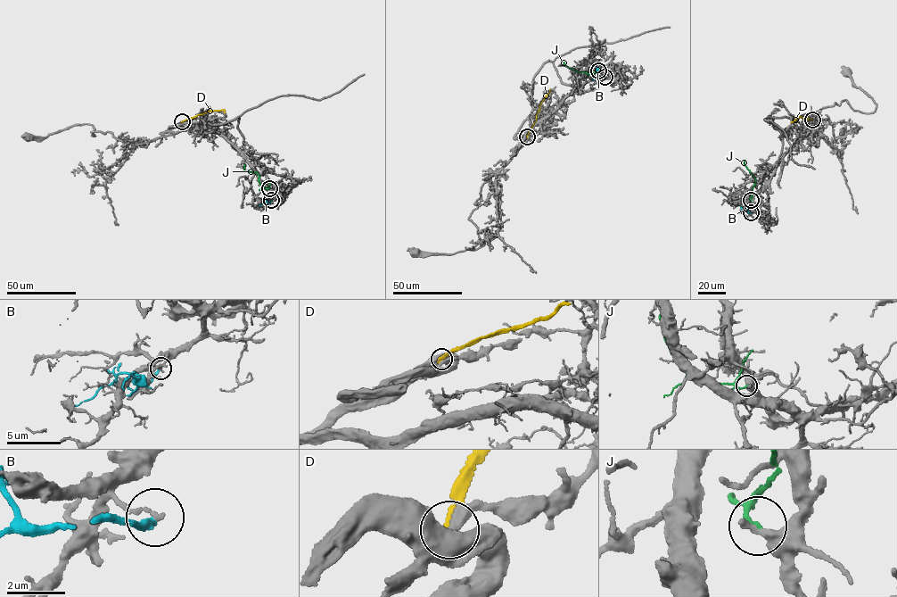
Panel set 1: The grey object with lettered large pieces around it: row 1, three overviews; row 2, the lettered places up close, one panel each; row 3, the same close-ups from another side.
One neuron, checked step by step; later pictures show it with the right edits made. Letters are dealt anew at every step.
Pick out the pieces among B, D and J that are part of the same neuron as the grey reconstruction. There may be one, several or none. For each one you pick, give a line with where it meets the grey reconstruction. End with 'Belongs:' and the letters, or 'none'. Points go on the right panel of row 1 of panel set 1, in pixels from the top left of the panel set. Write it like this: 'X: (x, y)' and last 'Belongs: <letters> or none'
Belongs: none

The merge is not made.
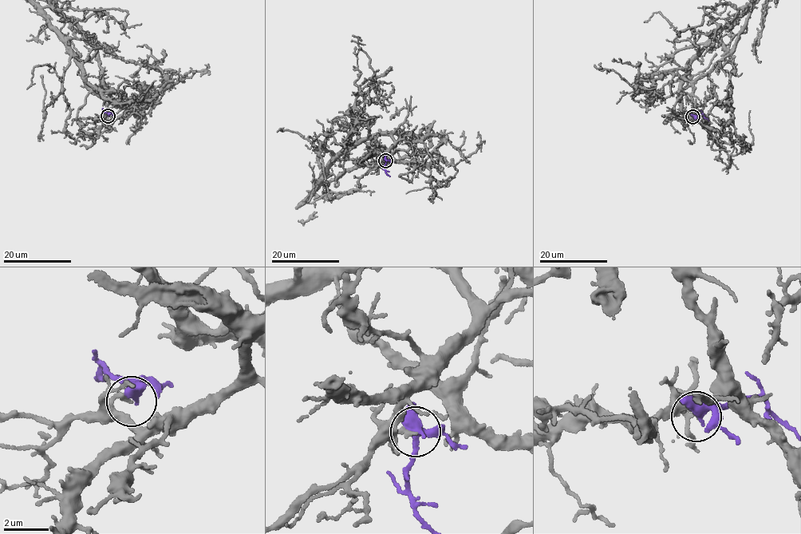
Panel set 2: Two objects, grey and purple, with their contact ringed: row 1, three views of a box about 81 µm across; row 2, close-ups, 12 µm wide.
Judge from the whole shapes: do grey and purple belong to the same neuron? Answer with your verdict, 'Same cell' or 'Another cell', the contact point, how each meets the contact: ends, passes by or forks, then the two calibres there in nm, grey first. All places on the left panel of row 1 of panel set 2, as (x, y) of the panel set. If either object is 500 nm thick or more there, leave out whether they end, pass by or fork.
Another cell. Place: (108, 116). At the ring grey ends. At the ring purple forks. Thickness 200 nm (grey) against 340 nm

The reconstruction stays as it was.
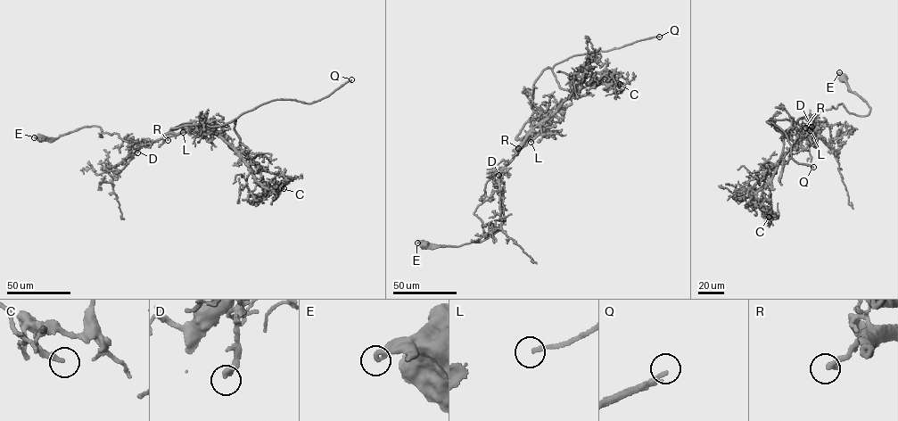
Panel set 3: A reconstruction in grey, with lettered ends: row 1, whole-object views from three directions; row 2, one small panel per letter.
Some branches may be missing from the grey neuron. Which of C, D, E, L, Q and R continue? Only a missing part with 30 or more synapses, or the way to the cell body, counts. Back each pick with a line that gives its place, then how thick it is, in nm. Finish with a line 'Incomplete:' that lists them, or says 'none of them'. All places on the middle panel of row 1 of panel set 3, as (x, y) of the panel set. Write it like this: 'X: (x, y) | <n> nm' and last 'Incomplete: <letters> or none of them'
L: (531, 142) | 190 nm
Q: (659, 37) | 220 nm
R: (518, 148) | 280 nm
Incomplete: L, Q, R

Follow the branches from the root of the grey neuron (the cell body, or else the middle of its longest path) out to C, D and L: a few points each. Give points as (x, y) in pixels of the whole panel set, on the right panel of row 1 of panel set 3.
C: (842, 78), (869, 113), (850, 113), (841, 103), (819, 111), (803, 127), (756, 193), (769, 217)
D: (842, 78), (866, 102), (870, 109), (869, 113), (850, 113), (841, 103), (819, 111), (811, 127)
L: (842, 78), (869, 113), (832, 106), (803, 127), (807, 135), (810, 130)

